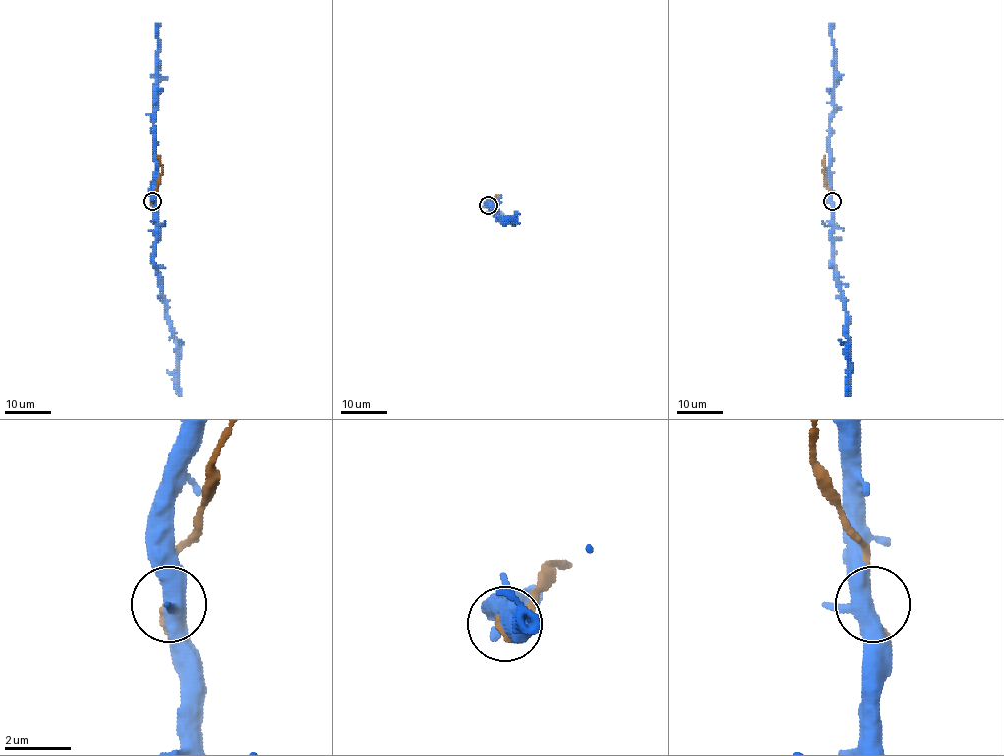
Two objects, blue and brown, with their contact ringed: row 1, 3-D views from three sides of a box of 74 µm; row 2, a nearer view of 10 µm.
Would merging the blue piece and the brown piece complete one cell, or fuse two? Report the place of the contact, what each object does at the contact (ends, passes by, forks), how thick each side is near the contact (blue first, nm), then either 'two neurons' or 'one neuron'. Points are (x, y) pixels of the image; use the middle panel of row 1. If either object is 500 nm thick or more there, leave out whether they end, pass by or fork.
place (488, 205); blue forks; brown passes by; calibres 420 and 170 nm; two neurons

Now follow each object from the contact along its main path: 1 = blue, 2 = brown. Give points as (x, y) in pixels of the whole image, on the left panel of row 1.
1: (152, 200), (157, 233), (153, 267), (178, 353), (177, 391), (181, 396)
2: (152, 200), (163, 170), (158, 156)

